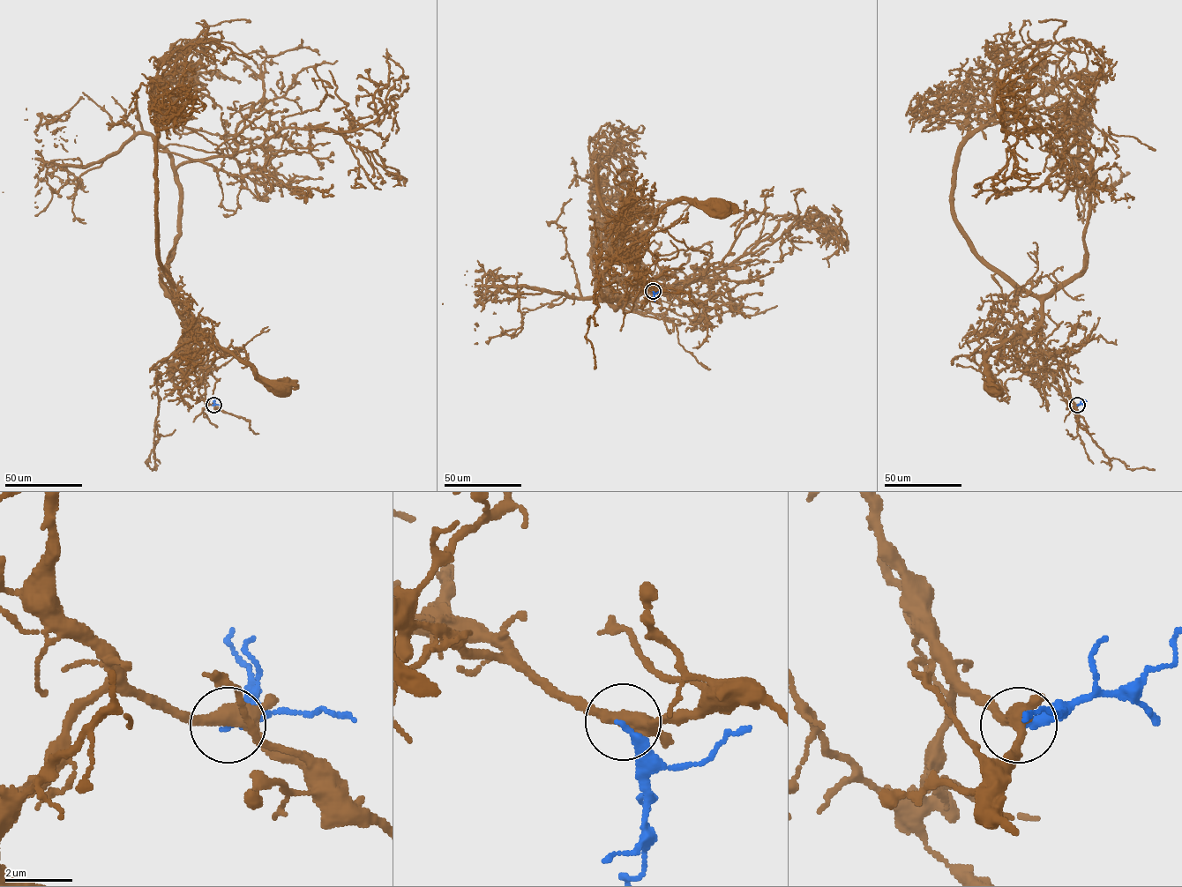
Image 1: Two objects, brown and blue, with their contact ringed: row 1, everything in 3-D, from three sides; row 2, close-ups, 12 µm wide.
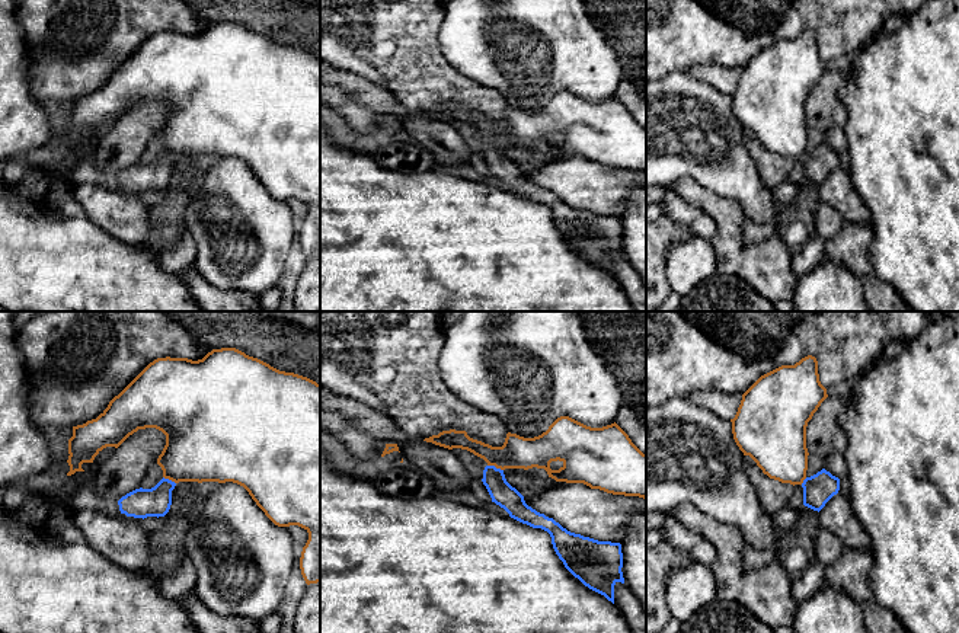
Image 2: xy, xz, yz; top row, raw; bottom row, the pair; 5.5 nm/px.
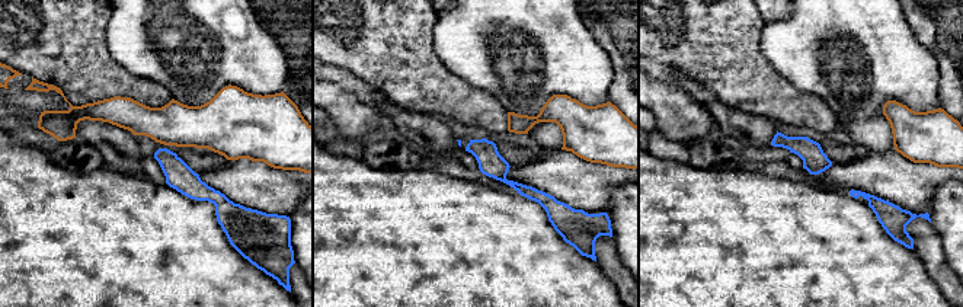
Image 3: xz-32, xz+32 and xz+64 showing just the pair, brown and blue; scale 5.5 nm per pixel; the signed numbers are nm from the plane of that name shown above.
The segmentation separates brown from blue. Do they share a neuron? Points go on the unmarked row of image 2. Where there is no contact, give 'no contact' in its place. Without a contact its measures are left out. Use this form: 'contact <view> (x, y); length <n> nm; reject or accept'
contact xz (495, 140); length 90 nm; reject

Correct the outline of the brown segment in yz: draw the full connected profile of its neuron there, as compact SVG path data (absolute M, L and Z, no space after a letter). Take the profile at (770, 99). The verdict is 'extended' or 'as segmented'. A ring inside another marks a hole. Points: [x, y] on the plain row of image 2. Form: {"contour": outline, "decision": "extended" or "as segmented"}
{"contour": "M815 31L781 39L742 68L731 93L733 114L770 153L802 159L809 130L806 100L827 71Z", "decision": "as segmented"}

